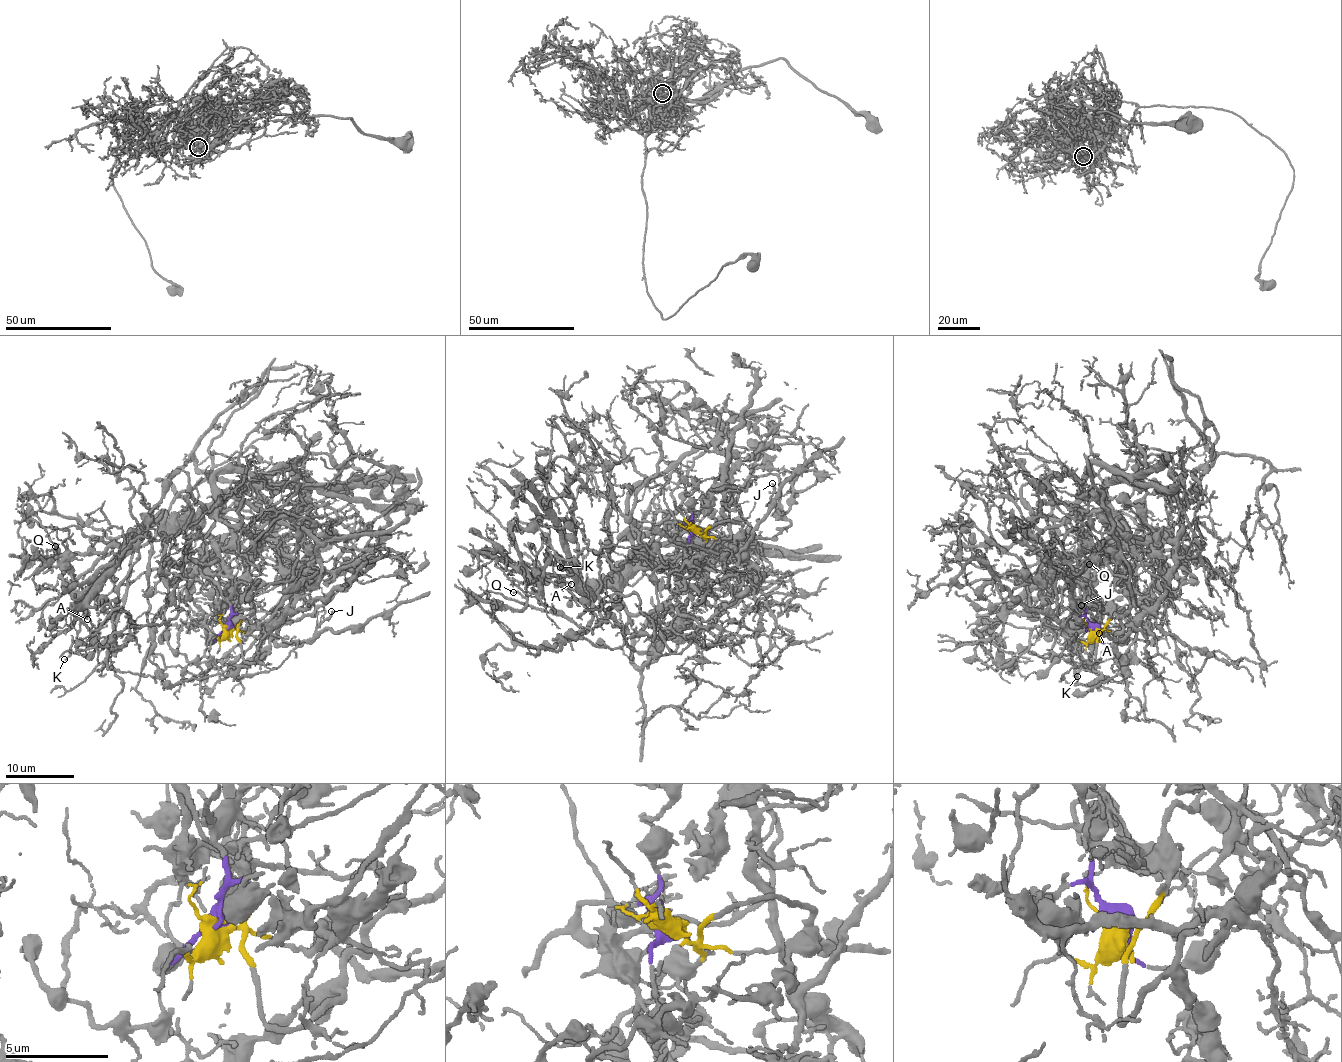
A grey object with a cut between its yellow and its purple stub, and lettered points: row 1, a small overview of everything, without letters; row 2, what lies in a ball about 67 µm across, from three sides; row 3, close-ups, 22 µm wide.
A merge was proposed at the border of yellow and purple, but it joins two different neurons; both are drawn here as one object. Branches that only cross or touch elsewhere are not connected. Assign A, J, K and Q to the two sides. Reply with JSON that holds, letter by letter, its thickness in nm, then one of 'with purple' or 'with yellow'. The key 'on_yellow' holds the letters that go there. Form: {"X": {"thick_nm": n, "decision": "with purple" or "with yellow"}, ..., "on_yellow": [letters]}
{"A": {"thick_nm": 140, "decision": "with purple"}, "J": {"thick_nm": 140, "decision": "with yellow"}, "K": {"thick_nm": 150, "decision": "with purple"}, "Q": {"thick_nm": 110, "decision": "with purple"}, "on_yellow": ["J"]}

